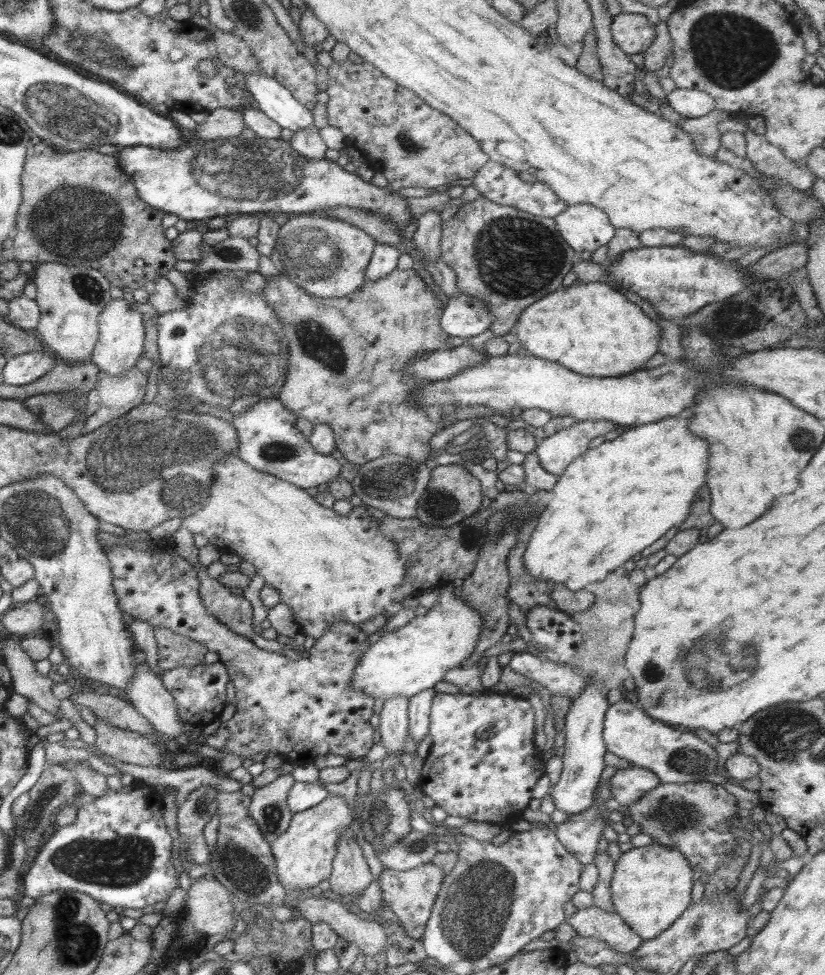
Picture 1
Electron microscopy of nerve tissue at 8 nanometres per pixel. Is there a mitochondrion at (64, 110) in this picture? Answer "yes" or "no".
yes

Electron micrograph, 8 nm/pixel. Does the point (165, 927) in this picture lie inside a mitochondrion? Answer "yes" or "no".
no

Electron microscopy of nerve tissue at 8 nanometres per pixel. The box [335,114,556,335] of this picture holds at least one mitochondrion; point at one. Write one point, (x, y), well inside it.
(405, 141)

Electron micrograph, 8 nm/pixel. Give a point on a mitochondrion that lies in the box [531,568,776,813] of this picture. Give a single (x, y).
(723, 646)

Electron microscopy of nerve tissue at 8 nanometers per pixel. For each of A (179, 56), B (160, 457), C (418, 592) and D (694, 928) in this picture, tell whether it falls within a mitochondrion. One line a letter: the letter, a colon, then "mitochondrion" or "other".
A: other
B: mitochondrion
C: other
D: mitochondrion

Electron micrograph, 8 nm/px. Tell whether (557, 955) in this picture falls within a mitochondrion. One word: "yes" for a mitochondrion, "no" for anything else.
no

